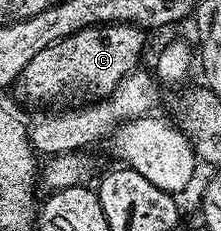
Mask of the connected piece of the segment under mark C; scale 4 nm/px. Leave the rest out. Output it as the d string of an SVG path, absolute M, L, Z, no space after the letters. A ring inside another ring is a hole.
M101 23L64 36L62 40L41 49L24 66L16 80L18 95L30 103L42 103L53 95L87 87L95 91L95 96L108 96L139 66L138 58L146 47L146 37L147 32L133 23Z

